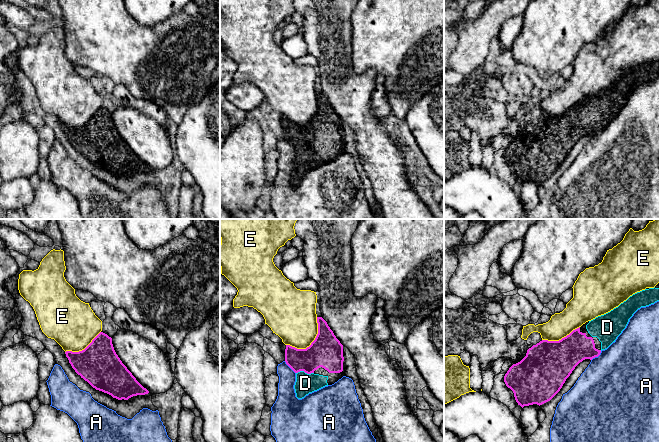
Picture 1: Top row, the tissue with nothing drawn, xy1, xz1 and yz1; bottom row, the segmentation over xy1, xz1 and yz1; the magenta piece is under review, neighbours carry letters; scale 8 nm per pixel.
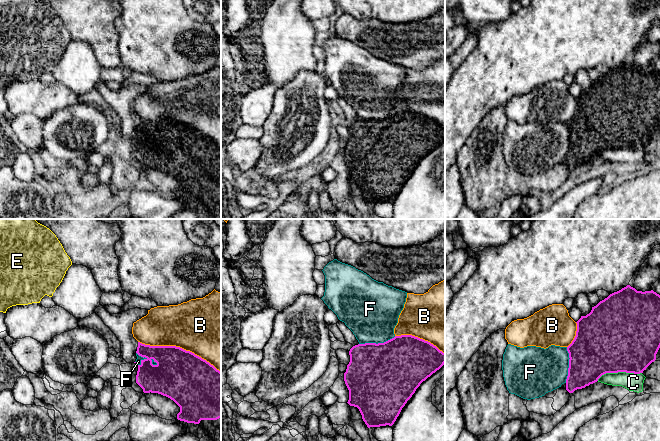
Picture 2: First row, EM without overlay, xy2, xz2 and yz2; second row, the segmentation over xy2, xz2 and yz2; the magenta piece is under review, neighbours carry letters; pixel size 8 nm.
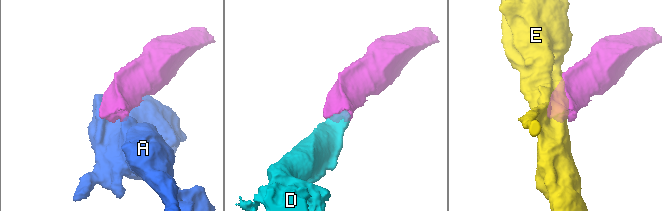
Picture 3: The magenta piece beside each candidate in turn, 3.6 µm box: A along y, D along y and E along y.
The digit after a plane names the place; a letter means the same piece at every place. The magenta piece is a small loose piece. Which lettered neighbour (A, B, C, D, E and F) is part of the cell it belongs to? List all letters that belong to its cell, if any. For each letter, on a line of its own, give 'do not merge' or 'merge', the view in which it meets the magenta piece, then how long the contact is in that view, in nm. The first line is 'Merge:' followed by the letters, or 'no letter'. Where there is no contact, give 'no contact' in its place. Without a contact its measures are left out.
Merge: D
A: do not merge; meets magenta in xz1; contact 140 nm long
B: do not merge; meets magenta in xy2; contact 700 nm long
C: do not merge; meets magenta in yz2; contact 360 nm long
D: merge; meets magenta in xz1; contact 140 nm long
E: do not merge; meets magenta in xz1; contact 340 nm long
F: do not merge; meets magenta in xz2; contact 300 nm long

